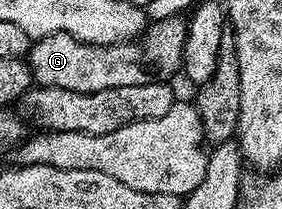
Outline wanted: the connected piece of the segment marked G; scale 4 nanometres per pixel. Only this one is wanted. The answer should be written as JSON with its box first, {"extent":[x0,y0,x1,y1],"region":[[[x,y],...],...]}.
{"extent":[29,16,188,94],"region":[[[172,16],[152,21],[141,34],[143,47],[135,46],[137,44],[134,41],[113,43],[111,46],[98,46],[97,44],[82,42],[81,39],[75,39],[74,36],[69,34],[50,34],[38,39],[29,51],[29,65],[32,79],[40,86],[65,88],[69,92],[85,92],[86,94],[89,92],[101,92],[109,88],[136,86],[145,81],[145,74],[142,74],[139,70],[135,70],[135,62],[141,61],[142,58],[145,65],[152,66],[159,73],[156,75],[178,75],[183,64],[183,49],[185,48],[185,40],[187,39],[187,24],[188,19],[183,16]]]}

